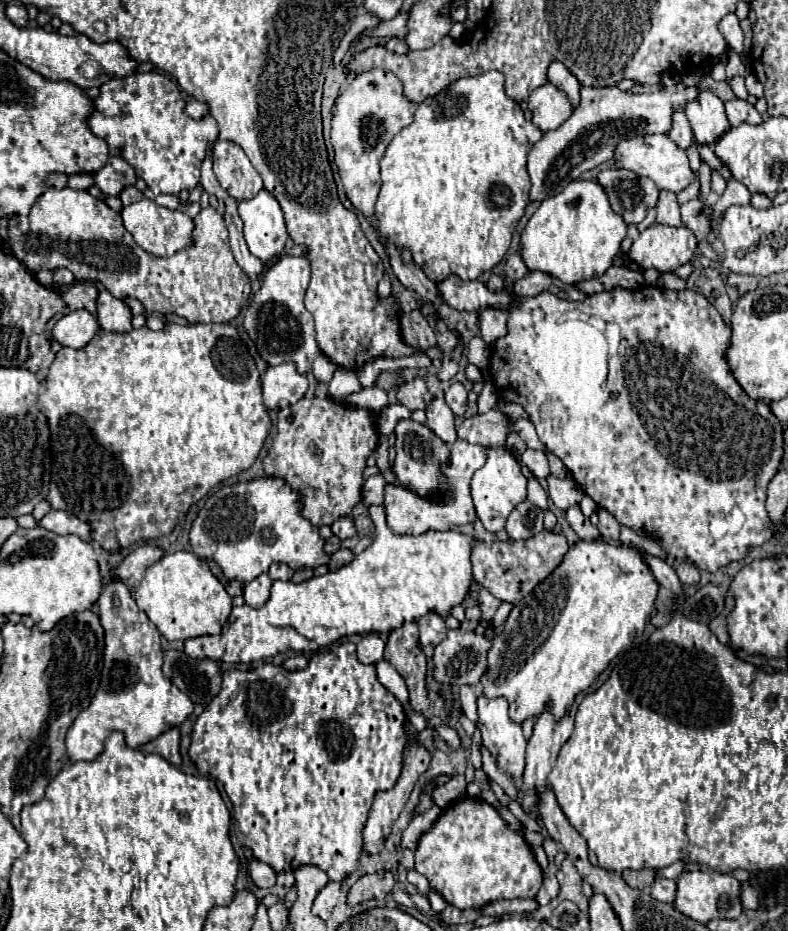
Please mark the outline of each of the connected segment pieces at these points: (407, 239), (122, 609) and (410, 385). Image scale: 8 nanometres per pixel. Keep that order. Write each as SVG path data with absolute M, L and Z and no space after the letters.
M491 70L491 72L481 74L481 76L461 78L461 80L453 82L443 92L439 92L437 96L433 96L433 98L429 98L429 100L425 100L417 106L413 124L403 128L393 138L393 142L389 144L389 148L387 148L383 160L381 160L381 180L383 180L383 184L381 184L379 198L375 202L375 214L377 214L377 220L379 220L379 234L383 238L389 238L391 242L395 242L395 246L399 250L409 248L413 252L413 262L433 282L439 282L449 274L457 274L463 280L477 280L483 272L489 272L493 266L497 266L509 250L513 230L515 230L519 218L523 216L525 206L529 204L531 184L529 184L529 176L527 176L527 156L529 156L533 144L537 144L541 138L543 138L543 132L533 122L525 120L521 106L505 94L505 76L501 72Z
M107 576L103 582L103 592L99 596L97 604L97 614L101 620L101 626L105 630L105 652L103 652L103 672L101 672L101 684L97 694L93 696L91 704L79 712L79 716L75 718L73 726L67 732L67 754L73 762L77 760L95 760L101 750L103 750L103 742L105 738L113 732L119 730L125 734L125 742L131 748L139 748L143 744L147 744L149 740L157 738L159 734L181 726L187 716L193 712L193 702L189 700L187 694L183 694L173 682L169 682L163 674L163 646L161 646L161 634L157 632L157 628L149 622L149 618L145 616L143 610L139 610L137 602L131 596L131 590L127 590L127 586L113 578Z
M415 378L411 382L405 382L399 386L397 390L397 400L401 404L405 404L409 410L425 410L427 402L429 402L429 392L427 386L421 378Z

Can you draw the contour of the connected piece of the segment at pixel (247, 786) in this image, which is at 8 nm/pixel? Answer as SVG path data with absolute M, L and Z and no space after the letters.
M345 642L345 644L341 644L333 654L331 654L331 650L323 650L323 652L313 654L311 660L309 660L309 666L307 666L305 670L285 670L283 666L263 664L263 666L259 666L259 668L255 668L255 670L247 670L247 672L241 672L241 670L229 670L229 672L225 672L225 674L223 674L223 688L221 688L217 700L213 700L213 704L209 704L209 706L205 708L205 712L197 718L197 722L195 722L195 726L193 726L193 732L191 732L191 746L189 746L189 758L191 758L191 762L197 766L197 770L199 770L201 776L207 772L211 778L223 782L223 788L225 788L229 800L233 802L233 818L237 820L237 826L239 826L239 830L241 831L241 842L253 850L253 856L255 856L257 860L269 864L275 872L283 872L283 870L289 870L289 868L295 870L295 868L299 868L301 864L313 864L313 866L321 868L321 870L329 876L329 880L343 880L345 876L349 876L349 874L357 868L357 858L359 858L359 854L361 854L361 850L363 850L361 832L363 832L363 826L365 826L365 822L367 822L367 814L369 814L369 808L371 808L371 802L373 802L375 792L377 792L377 790L389 790L389 788L397 782L397 778L399 778L399 774L401 774L401 764L403 764L401 752L403 752L405 742L407 742L407 734L405 734L405 714L403 714L401 702L399 702L383 684L379 684L379 680L377 680L377 676L375 676L375 666L373 666L373 664L361 664L361 662L357 660L357 656L355 656L355 644Z

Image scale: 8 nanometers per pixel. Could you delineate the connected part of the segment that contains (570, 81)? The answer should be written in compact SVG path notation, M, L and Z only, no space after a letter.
M553 60L553 62L549 64L547 78L549 78L549 82L551 82L551 84L555 84L557 88L561 88L561 90L569 96L569 100L571 100L571 104L573 104L573 106L577 106L581 84L579 84L579 80L577 80L577 78L575 78L567 68L565 68L565 64L561 64L561 62Z

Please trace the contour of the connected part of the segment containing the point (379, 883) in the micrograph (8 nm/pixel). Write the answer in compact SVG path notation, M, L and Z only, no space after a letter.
M377 872L377 874L367 874L361 876L349 890L347 894L347 904L357 906L365 900L383 900L395 886L395 880L391 872Z

